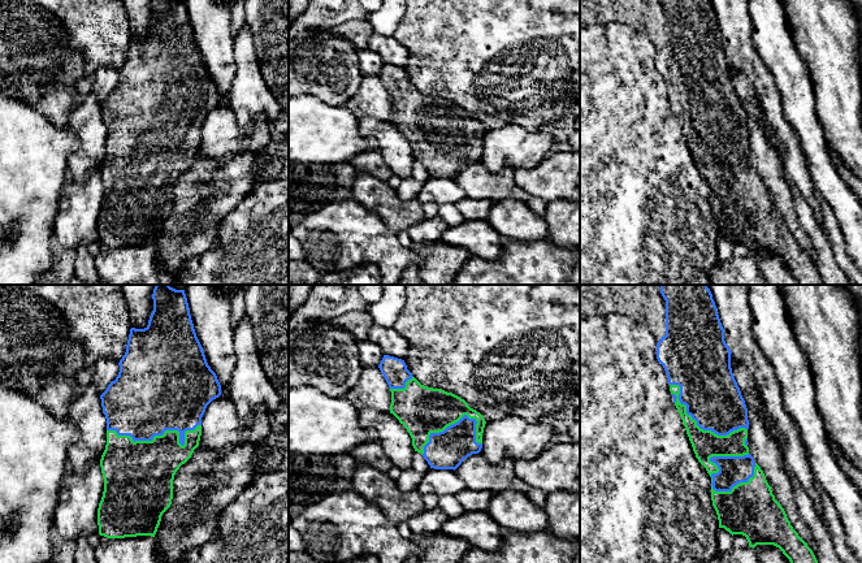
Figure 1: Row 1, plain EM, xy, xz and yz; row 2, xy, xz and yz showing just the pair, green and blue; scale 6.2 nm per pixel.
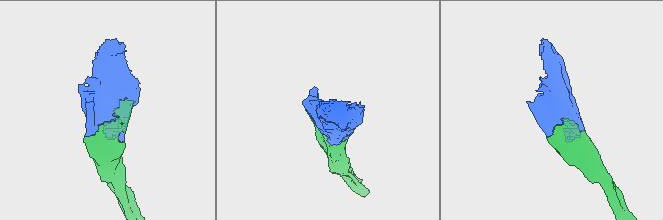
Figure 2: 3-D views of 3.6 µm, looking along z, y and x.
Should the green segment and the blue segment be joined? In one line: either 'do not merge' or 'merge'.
merge

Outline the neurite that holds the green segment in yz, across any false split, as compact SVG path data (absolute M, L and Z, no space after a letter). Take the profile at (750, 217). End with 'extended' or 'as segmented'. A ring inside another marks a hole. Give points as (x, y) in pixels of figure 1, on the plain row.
M580 0L580 30L597 25L625 23L651 40L657 51L657 68L663 74L673 112L681 125L698 170L711 186L711 209L719 237L732 244L742 243L749 255L774 254L789 268L798 285L824 285L813 259L790 234L781 213L775 208L761 176L749 163L748 117L731 77L731 59L724 49L718 17L711 0Z | extended

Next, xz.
M384 64L380 74L390 100L393 122L407 138L415 160L434 178L456 178L464 168L482 157L484 125L460 105L442 98L421 94L407 78L404 69Z | extended

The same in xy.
M153 0L153 20L144 38L130 38L120 81L100 104L107 127L107 153L100 168L104 200L98 217L99 243L107 247L155 246L163 222L173 208L176 181L199 155L202 126L207 114L221 104L221 94L207 72L196 46L185 0Z | extended

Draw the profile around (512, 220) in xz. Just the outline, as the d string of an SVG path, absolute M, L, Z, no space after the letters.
M514 199L493 203L488 221L504 241L530 243L549 235L545 218L533 213L527 203Z

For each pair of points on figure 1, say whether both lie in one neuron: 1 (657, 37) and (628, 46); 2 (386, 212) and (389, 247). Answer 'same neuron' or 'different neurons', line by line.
1: different neurons
2: different neurons

